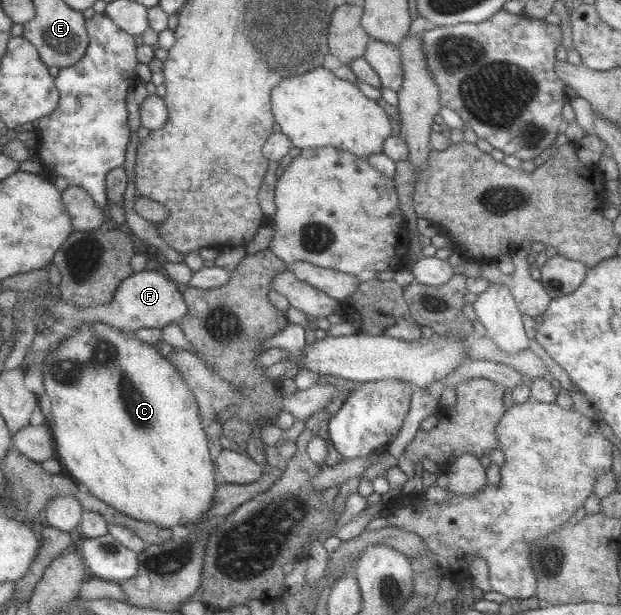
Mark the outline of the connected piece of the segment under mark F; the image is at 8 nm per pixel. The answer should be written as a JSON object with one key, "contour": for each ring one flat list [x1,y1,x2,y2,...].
{"contour":[[147,267,121,280,109,304,89,307,63,304,63,324,75,328,81,323,101,322,111,327,136,331,141,328,163,328,171,322,179,323,187,314,188,308,175,283,153,267]]}

